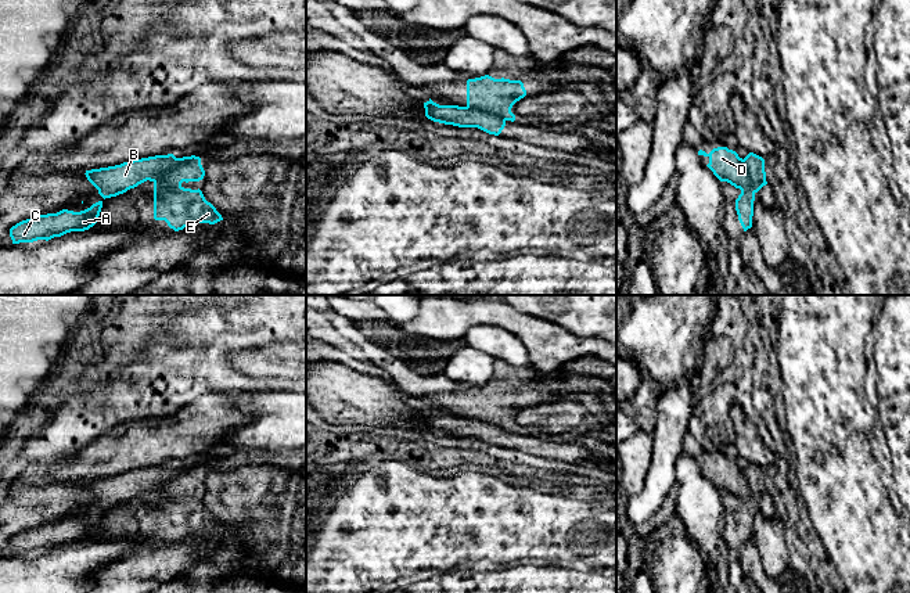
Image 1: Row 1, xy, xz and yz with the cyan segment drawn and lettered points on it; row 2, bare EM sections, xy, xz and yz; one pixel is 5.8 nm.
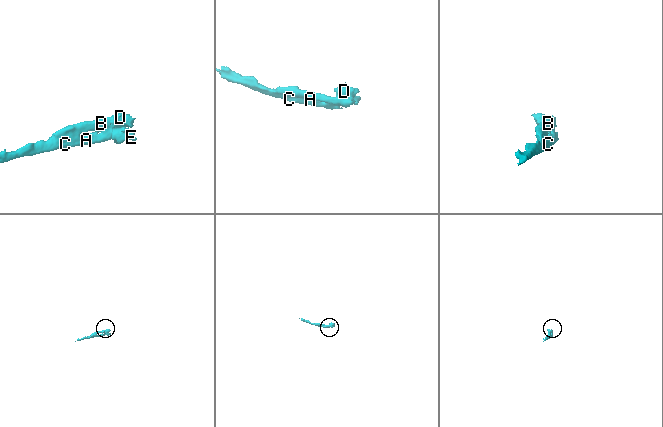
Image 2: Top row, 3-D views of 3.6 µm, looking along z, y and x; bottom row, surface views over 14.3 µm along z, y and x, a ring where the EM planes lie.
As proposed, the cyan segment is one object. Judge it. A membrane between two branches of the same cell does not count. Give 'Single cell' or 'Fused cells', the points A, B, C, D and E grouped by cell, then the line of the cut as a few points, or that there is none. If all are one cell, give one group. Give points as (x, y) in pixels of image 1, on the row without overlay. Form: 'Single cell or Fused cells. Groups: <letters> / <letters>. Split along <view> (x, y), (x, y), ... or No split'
Fused cells. Groups: A B C / D E. Split along xy (187, 467), (176, 474), (162, 491), (154, 492)

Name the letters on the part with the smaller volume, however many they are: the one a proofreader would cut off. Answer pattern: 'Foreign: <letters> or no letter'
Foreign: D, E

